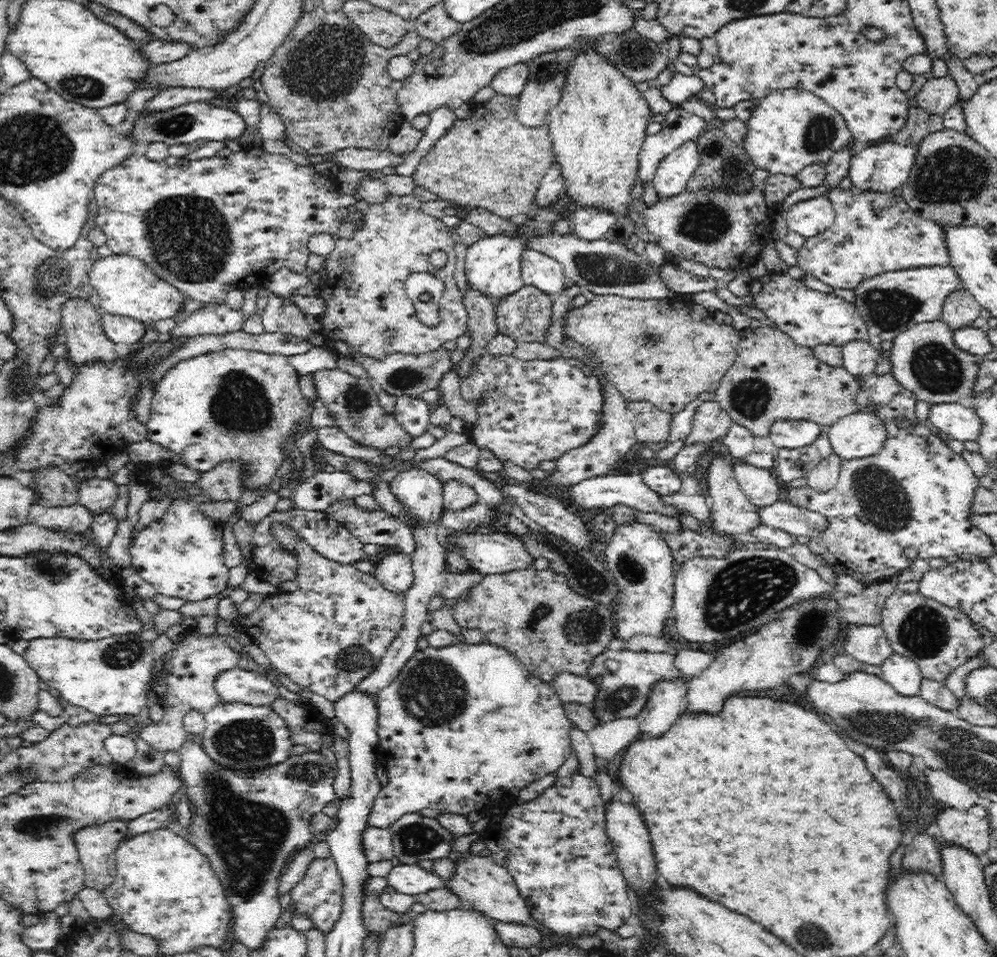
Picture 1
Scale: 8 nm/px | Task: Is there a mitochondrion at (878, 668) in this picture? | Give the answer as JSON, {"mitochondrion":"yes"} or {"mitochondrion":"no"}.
{"mitochondrion":"no"}

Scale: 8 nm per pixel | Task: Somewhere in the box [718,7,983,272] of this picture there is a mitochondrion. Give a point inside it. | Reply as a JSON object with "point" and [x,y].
{"point":[820,131]}

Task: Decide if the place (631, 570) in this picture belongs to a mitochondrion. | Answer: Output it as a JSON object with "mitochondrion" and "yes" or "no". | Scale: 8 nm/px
{"mitochondrion":"yes"}

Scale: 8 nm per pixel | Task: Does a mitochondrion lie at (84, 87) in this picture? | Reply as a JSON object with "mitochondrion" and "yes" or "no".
{"mitochondrion":"yes"}

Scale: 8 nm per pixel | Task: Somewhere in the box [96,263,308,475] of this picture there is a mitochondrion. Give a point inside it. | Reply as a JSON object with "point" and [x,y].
{"point":[241,404]}

